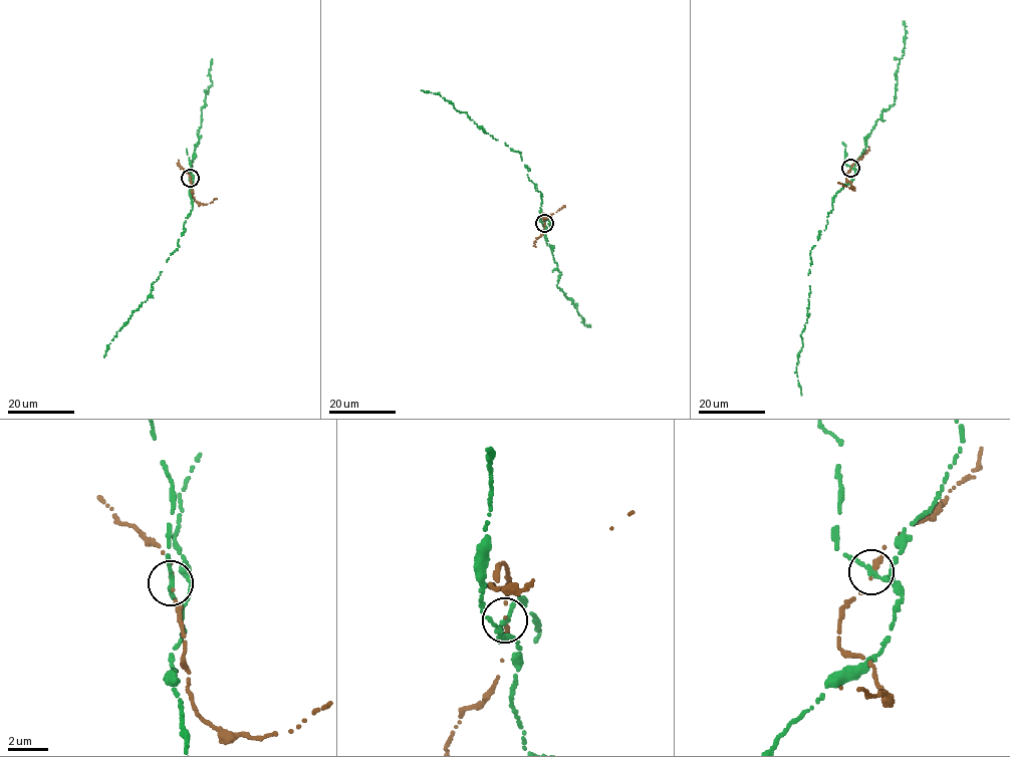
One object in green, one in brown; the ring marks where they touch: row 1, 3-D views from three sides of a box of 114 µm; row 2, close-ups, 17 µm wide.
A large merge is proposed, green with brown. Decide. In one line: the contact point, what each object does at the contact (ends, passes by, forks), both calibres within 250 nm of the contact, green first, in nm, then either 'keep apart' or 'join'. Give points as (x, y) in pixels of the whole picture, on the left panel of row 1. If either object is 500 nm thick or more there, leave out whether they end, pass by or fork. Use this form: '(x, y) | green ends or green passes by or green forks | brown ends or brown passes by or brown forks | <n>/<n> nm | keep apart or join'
(190, 178) | green passes by | brown ends | 220/240 nm | keep apart

